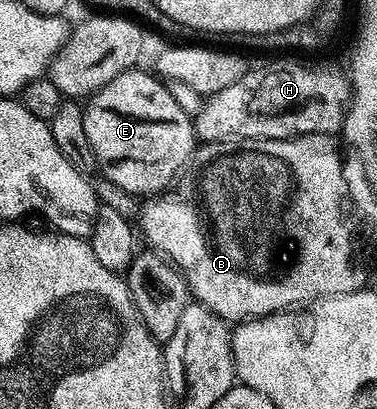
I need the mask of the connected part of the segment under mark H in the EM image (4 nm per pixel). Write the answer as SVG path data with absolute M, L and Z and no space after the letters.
M269 59L266 65L261 65L258 69L246 68L242 72L239 79L235 79L235 83L231 83L231 87L223 87L223 91L215 91L205 97L205 106L199 111L199 115L193 118L193 131L196 140L201 143L208 143L210 141L231 141L243 139L279 139L280 141L288 141L291 137L302 137L308 133L328 133L330 135L337 135L342 132L345 124L345 113L349 108L351 100L351 81L341 69L332 69L329 65L304 65L304 60L301 59Z

